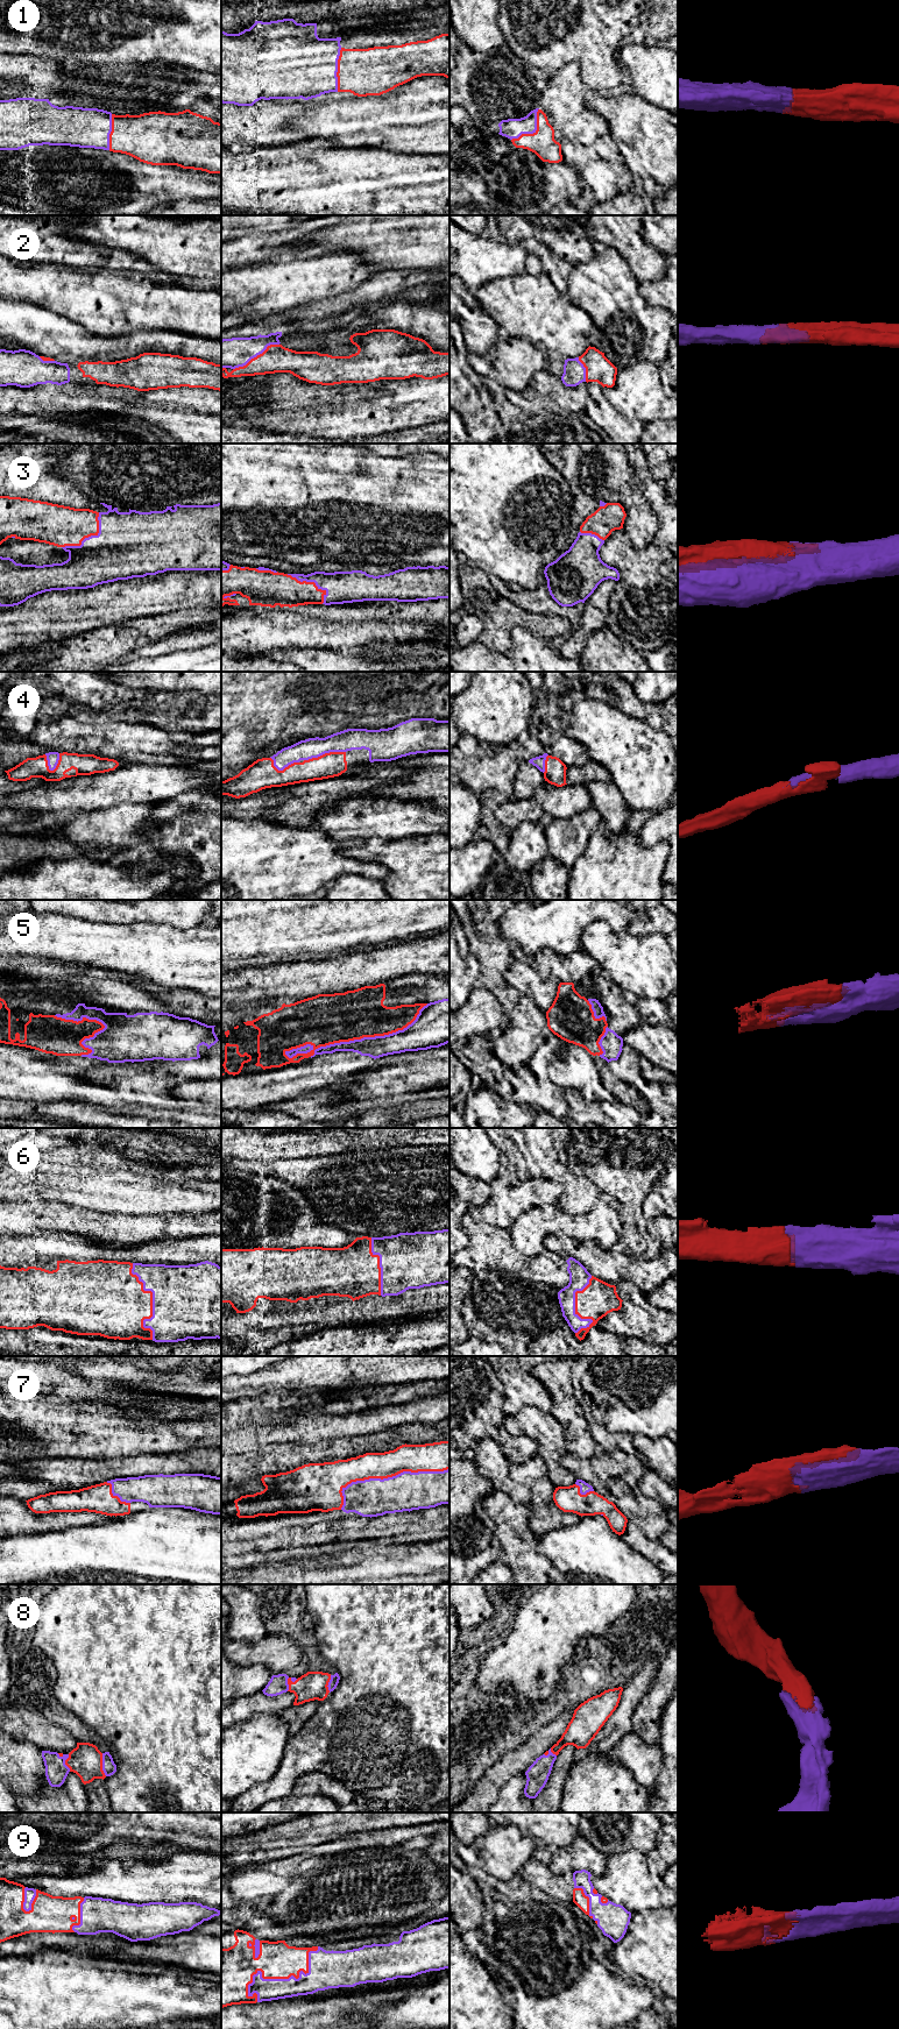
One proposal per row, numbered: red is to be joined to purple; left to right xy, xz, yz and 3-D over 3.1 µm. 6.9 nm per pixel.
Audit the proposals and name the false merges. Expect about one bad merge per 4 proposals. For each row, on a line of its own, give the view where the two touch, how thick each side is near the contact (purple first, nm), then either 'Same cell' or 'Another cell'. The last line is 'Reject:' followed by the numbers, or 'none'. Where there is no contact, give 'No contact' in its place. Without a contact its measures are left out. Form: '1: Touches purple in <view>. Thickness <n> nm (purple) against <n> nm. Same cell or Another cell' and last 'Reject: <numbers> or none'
1: Touches purple in yz. Thickness 140 nm (purple) against 170 nm. Same cell
2: Touches purple in xz. Thickness 200 nm (purple) against 190 nm. Same cell
3: Touches purple in xy. Thickness 400 nm (purple) against 280 nm. Same cell
4: Touches purple in xz. Thickness 150 nm (purple) against 170 nm. Same cell
5: Touches purple in xz. Thickness 150 nm (purple) against 340 nm. Same cell
6: Touches purple in xy. Thickness 500 nm (purple) against 420 nm. Same cell
7: Touches purple in xz. Thickness 260 nm (purple) against 190 nm. Same cell
8: Touches purple in xy. Thickness 90 nm (purple) against 220 nm. Same cell
9: Touches purple in xz. Thickness 190 nm (purple) against 260 nm. Same cell
Reject: none

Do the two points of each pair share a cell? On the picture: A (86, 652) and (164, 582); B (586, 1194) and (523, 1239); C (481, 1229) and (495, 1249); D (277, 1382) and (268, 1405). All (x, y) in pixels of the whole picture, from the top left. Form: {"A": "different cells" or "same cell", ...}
{"A": "different cells", "B": "different cells", "C": "same cell", "D": "different cells"}

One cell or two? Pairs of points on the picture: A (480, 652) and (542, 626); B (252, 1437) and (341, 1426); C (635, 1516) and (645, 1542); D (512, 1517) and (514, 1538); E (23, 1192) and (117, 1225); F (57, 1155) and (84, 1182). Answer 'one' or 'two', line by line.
A: two
B: one
C: two
D: one
E: two
F: two

